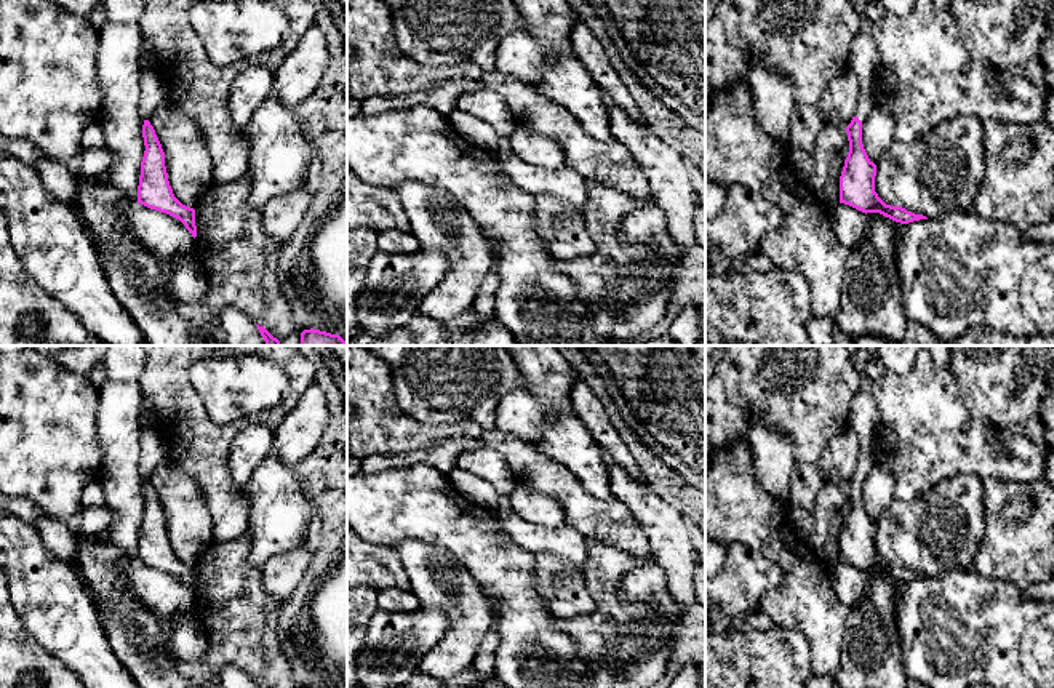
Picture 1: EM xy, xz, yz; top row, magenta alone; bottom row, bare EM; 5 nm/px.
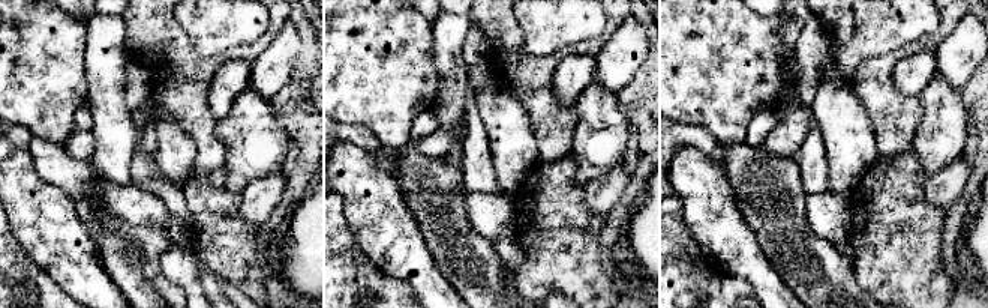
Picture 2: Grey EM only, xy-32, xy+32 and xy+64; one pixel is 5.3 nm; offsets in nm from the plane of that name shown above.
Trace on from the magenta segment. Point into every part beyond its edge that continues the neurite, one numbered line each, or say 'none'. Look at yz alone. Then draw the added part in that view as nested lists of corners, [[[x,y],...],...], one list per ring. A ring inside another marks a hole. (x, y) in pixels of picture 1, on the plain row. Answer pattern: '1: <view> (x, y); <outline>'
1: yz (864, 416); [[[857,349],[852,352],[852,363],[860,373],[860,387],[852,398],[849,410],[849,429],[859,437],[859,456],[854,475],[862,482],[868,472],[876,466],[876,438],[880,411],[872,394],[872,379],[865,373],[865,365],[868,363],[868,350]]]

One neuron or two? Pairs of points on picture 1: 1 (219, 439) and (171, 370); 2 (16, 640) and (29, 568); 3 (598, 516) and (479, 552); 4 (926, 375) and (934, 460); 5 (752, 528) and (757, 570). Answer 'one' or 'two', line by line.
1: one
2: two
3: two
4: one
5: two

